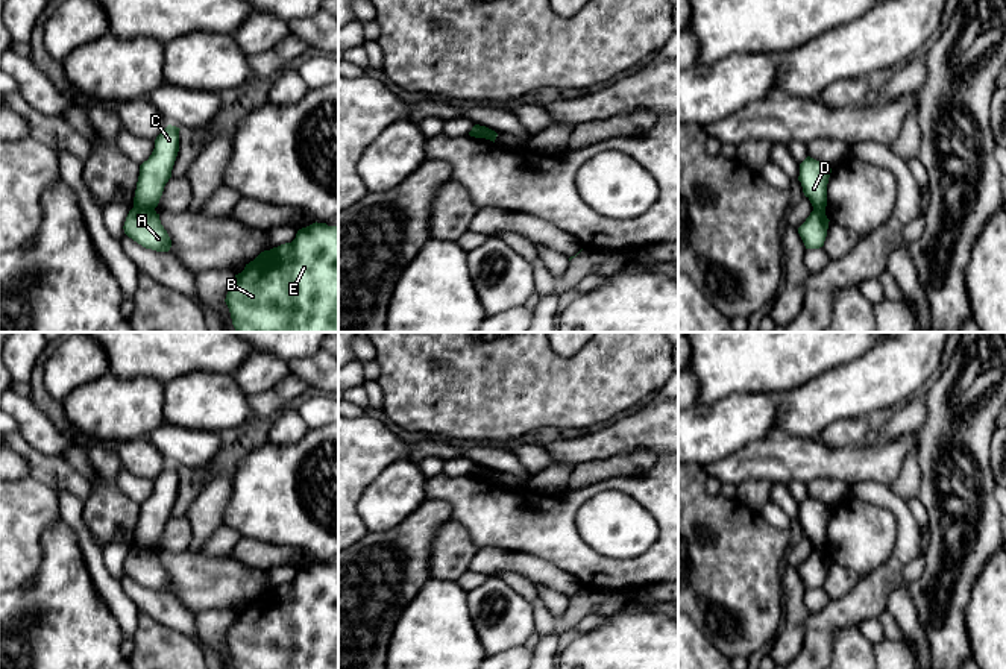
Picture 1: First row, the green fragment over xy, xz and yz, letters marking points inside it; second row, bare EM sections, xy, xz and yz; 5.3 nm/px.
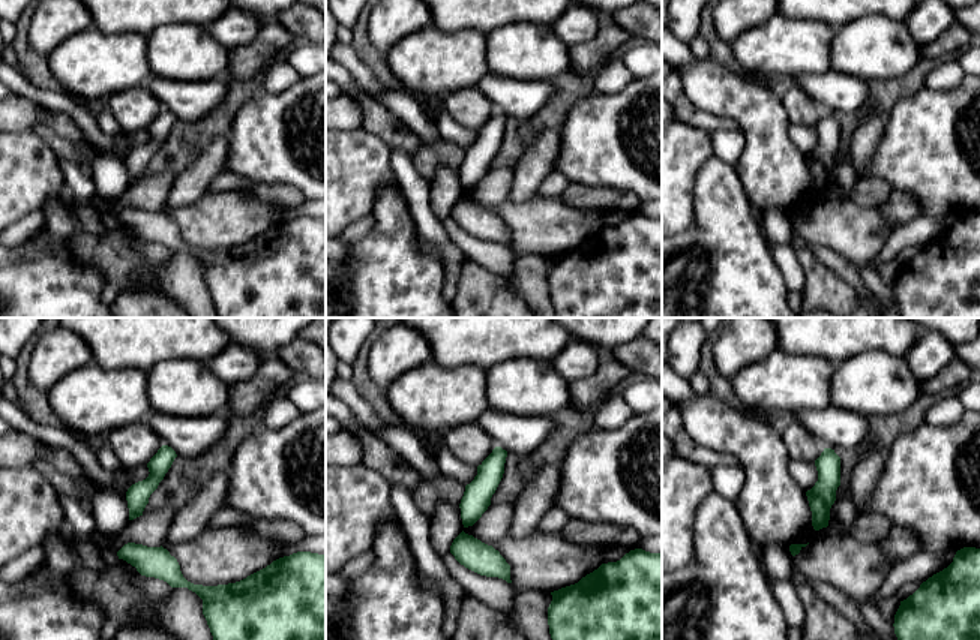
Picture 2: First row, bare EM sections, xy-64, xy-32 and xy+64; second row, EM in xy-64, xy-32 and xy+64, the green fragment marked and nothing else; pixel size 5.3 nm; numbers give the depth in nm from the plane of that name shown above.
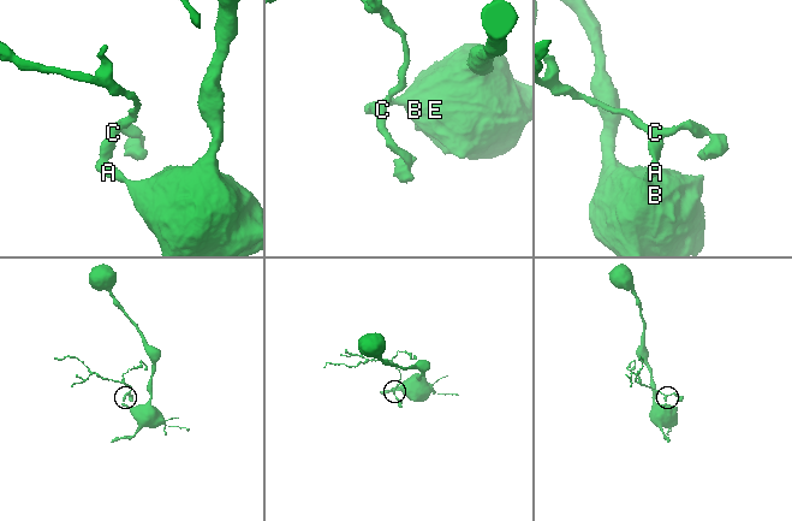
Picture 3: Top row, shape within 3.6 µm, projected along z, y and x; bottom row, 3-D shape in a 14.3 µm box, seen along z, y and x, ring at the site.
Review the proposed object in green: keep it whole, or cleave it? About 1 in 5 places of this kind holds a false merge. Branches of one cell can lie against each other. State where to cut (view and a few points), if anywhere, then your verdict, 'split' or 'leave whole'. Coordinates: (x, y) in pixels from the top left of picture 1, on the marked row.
cut xy (134, 204), (154, 210); split

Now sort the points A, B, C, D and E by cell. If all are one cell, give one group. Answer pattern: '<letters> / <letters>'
A B E / C D

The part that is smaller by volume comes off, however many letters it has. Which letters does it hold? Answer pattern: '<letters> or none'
C, D

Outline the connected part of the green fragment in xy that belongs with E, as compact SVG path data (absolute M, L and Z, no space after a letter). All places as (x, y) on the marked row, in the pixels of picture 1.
M316 221L291 243L261 252L235 275L225 302L235 332L338 332L338 226Z

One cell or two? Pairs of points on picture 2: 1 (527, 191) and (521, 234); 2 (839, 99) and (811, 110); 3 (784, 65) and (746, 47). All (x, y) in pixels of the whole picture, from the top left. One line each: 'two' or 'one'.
1: two
2: two
3: one

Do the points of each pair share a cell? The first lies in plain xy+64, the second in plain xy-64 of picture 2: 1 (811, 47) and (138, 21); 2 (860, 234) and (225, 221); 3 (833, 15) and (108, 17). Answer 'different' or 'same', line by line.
1: different
2: same
3: same

